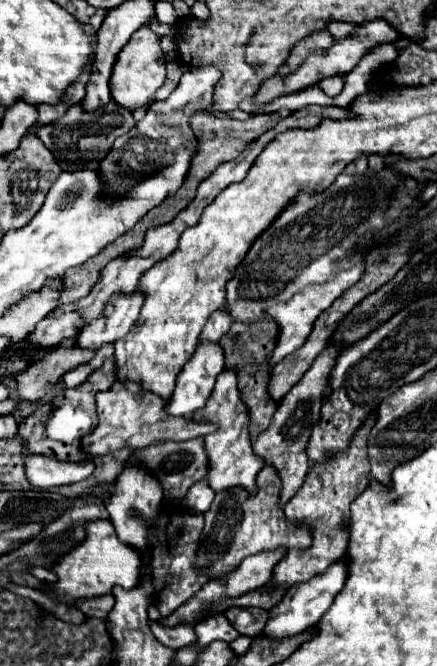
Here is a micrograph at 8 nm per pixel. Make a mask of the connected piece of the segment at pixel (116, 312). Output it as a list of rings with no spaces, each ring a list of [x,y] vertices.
[[[115,295],[105,309],[105,317],[85,325],[77,335],[77,345],[83,349],[99,349],[105,343],[115,343],[123,339],[127,331],[135,325],[139,309],[143,305],[143,295]]]

